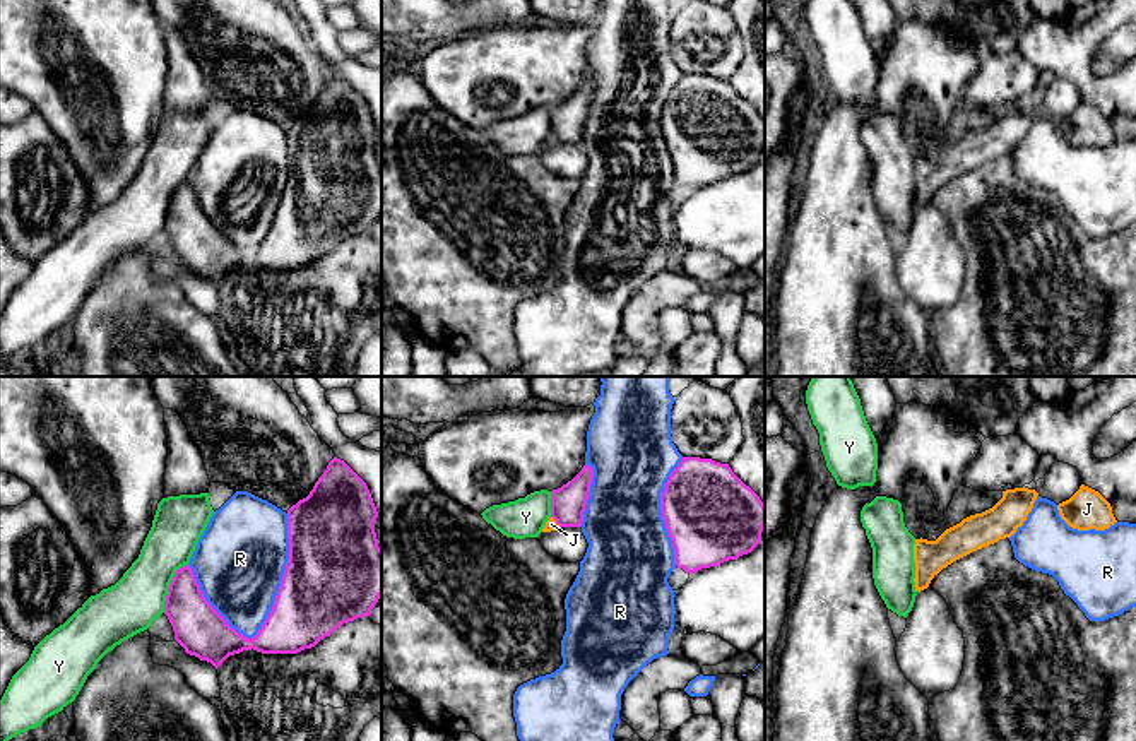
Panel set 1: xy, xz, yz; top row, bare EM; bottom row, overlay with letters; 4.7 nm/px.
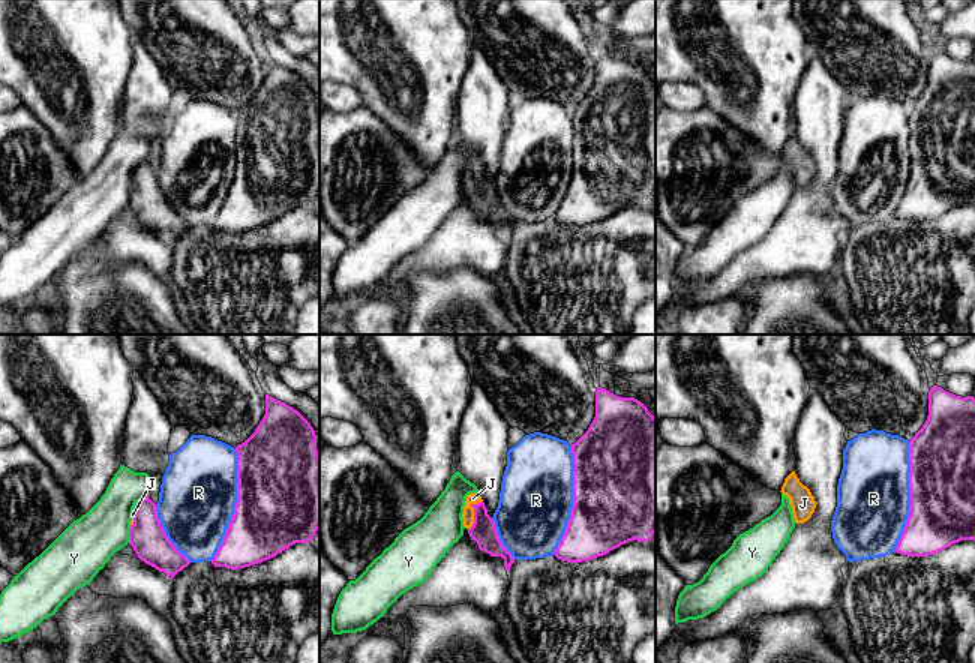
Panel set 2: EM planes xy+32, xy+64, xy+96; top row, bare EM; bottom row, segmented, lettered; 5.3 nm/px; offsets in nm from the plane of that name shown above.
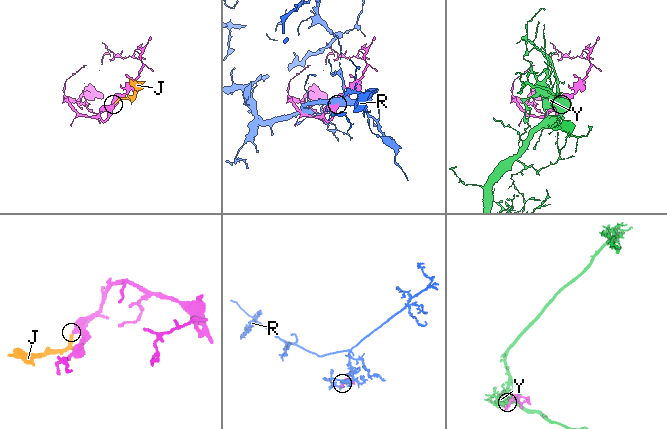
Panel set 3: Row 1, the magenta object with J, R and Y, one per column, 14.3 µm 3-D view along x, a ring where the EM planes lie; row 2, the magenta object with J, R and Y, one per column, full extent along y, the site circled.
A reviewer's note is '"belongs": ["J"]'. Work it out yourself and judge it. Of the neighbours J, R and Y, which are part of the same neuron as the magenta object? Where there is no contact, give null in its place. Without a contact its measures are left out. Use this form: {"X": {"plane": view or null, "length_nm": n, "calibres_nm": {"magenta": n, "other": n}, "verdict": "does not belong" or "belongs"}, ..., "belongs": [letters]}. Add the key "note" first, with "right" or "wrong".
{"note": "right", "J": {"plane": "xz", "length_nm": 70, "calibres_nm": {"magenta": 160, "other": 50}, "verdict": "belongs"}, "R": {"plane": "xy", "length_nm": 650, "calibres_nm": {"magenta": 460, "other": 420}, "verdict": "does not belong"}, "Y": {"plane": "xy", "length_nm": 260, "calibres_nm": {"magenta": 240, "other": 260}, "verdict": "does not belong"}, "belongs": ["J"]}

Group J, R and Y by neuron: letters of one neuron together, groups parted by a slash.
J / R / Y

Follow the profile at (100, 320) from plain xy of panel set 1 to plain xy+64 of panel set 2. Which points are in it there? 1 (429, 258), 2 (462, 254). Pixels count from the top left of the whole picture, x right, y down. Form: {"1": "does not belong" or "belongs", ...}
{"1": "does not belong", "2": "does not belong"}

